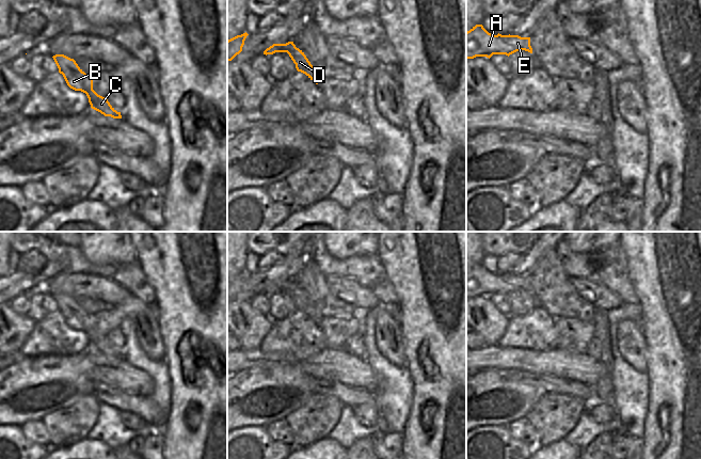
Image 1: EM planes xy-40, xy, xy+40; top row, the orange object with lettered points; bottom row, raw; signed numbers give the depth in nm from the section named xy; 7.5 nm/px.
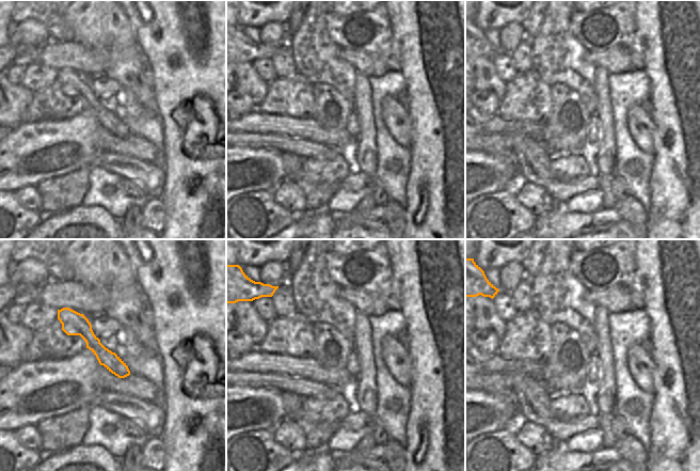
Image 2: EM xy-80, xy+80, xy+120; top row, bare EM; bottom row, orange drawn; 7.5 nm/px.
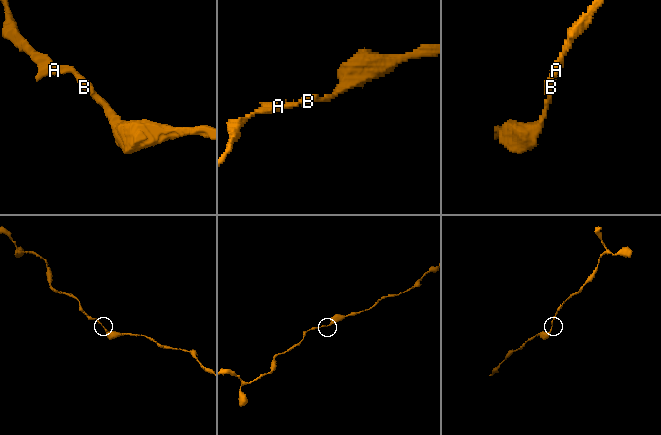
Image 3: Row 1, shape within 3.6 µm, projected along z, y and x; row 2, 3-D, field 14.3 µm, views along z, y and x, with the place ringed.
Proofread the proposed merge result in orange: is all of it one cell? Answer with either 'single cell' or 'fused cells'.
single cell

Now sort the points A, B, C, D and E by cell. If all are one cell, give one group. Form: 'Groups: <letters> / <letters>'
Groups: A B C D E

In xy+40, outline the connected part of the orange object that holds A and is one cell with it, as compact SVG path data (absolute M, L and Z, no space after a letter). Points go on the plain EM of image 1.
M476 264L466 271L466 298L491 297L493 294L510 295L519 289L532 292L530 276L519 274L493 274L482 264Z

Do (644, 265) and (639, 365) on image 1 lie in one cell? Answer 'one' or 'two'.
two

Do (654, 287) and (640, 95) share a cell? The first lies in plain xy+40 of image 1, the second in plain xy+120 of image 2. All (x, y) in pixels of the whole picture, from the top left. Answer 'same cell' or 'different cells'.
different cells

